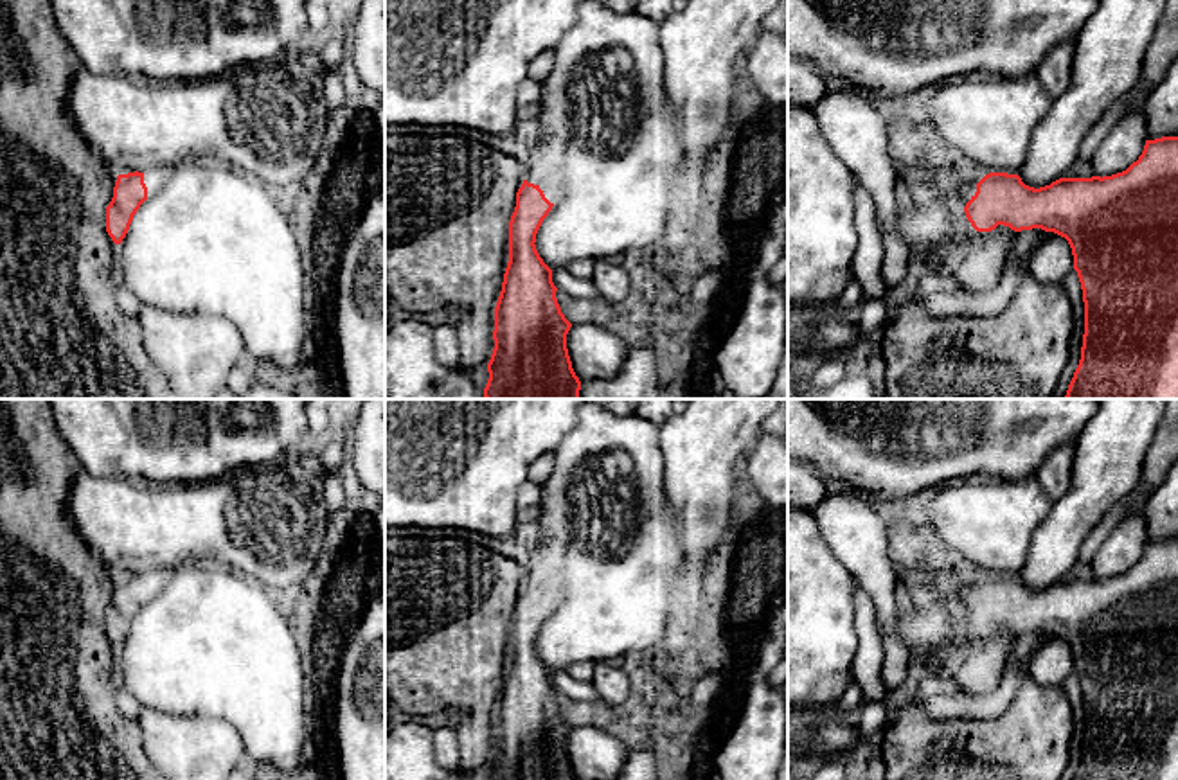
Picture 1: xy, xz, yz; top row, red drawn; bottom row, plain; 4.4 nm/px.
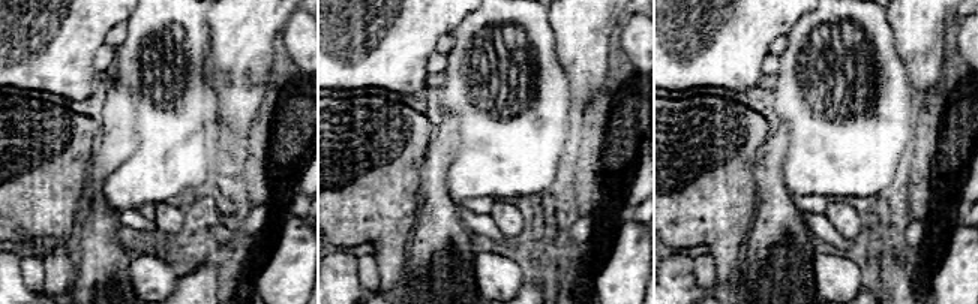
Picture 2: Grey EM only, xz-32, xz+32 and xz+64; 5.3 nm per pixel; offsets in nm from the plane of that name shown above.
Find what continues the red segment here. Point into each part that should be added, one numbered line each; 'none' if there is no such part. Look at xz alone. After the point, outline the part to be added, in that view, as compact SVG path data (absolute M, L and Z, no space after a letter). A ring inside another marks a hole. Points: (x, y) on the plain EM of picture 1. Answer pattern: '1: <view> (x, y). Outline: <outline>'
1: xz (545, 572). Outline: M554 541L534 543L531 566L525 570L525 582L538 588L550 606L563 597L563 546Z

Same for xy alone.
1: xy (155, 579). Outline: M162 568L162 570L149 570L144 575L144 586L147 589L147 598L158 595L164 589L165 582L171 579L171 573L173 570Z

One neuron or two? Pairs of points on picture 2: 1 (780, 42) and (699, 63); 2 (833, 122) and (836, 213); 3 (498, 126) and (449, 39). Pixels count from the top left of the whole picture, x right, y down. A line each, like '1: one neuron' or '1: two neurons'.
1: two neurons
2: two neurons
3: two neurons

